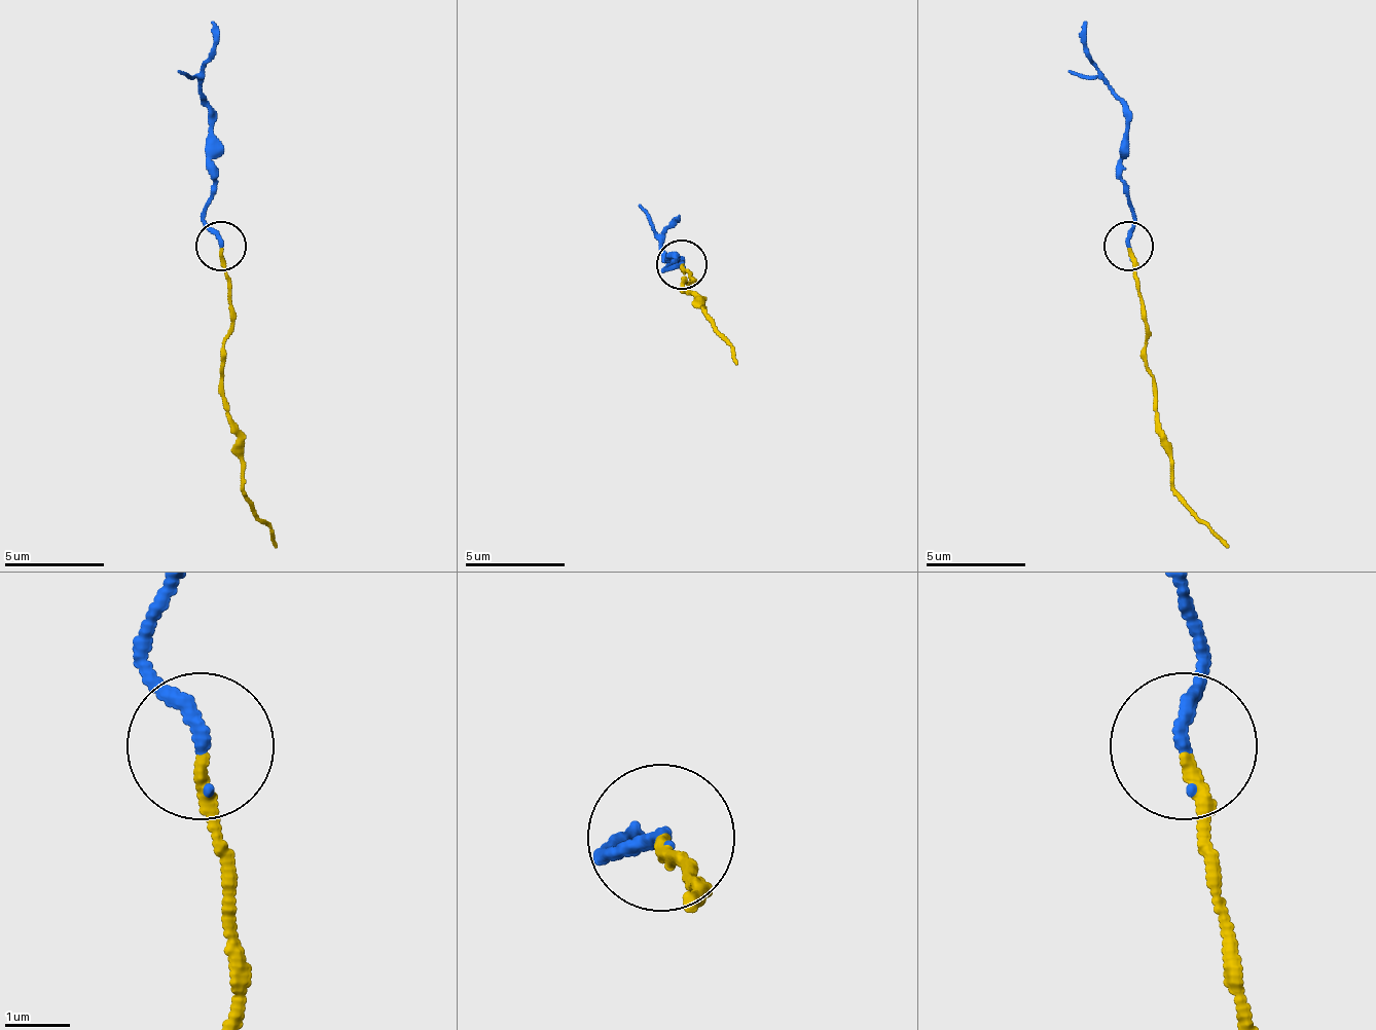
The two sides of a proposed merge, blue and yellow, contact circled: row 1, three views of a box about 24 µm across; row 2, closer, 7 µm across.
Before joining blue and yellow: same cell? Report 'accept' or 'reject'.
accept

